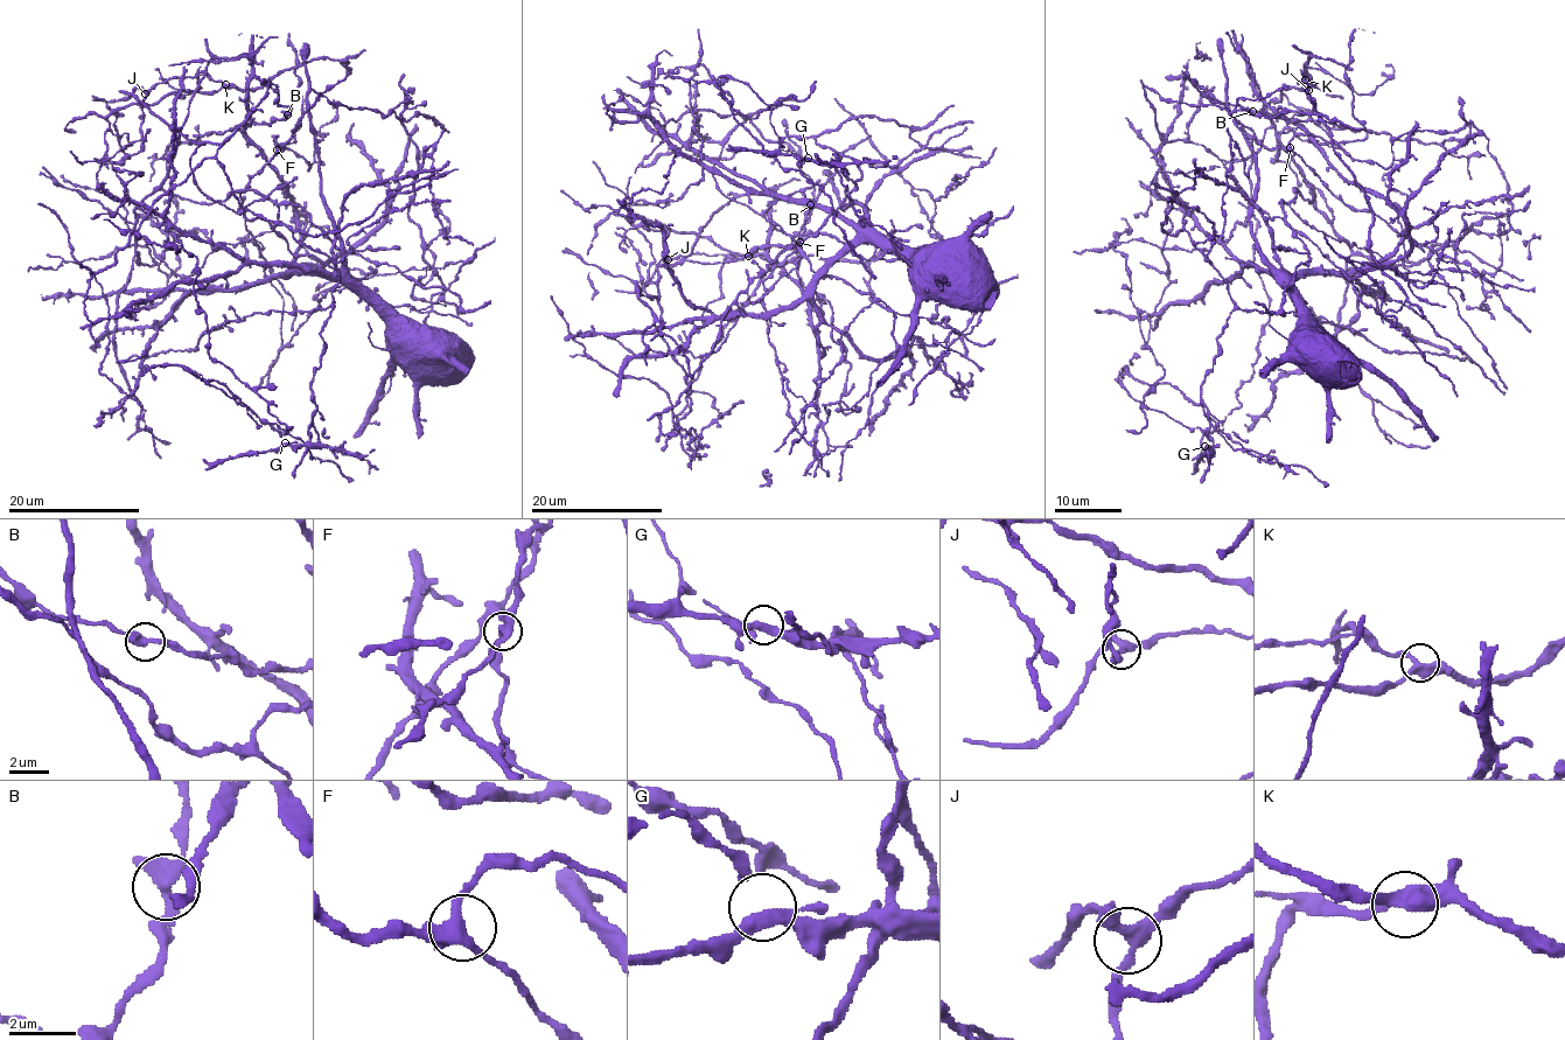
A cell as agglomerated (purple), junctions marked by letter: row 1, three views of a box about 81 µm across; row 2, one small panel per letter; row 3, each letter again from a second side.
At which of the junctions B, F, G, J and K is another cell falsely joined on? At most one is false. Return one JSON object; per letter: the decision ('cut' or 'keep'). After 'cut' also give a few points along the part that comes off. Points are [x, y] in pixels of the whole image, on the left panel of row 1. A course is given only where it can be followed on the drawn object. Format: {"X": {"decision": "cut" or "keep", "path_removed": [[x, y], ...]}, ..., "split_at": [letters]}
{"B": {"decision": "keep"}, "F": {"decision": "keep"}, "G": {"decision": "keep"}, "J": {"decision": "keep"}, "K": {"decision": "keep"}, "split_at": []}

